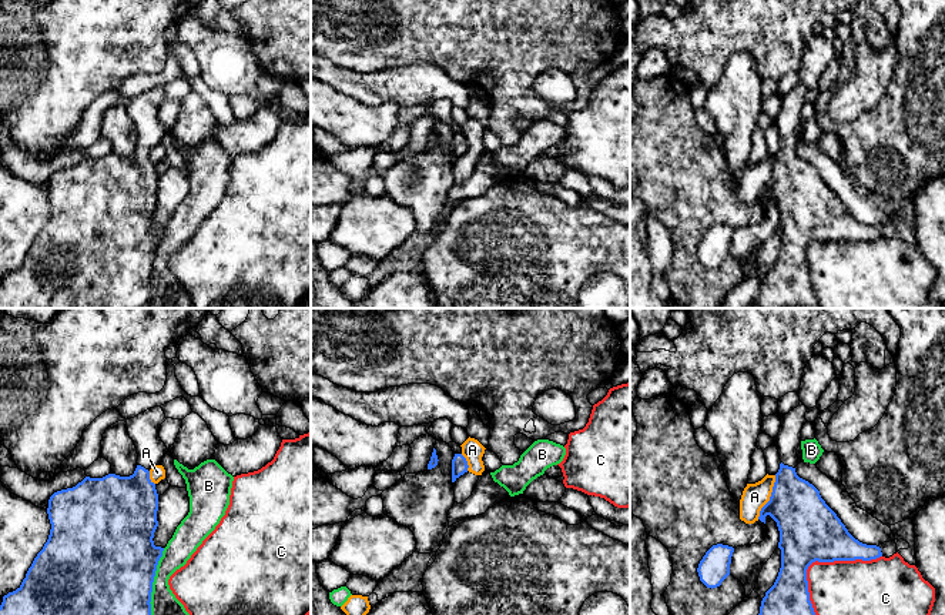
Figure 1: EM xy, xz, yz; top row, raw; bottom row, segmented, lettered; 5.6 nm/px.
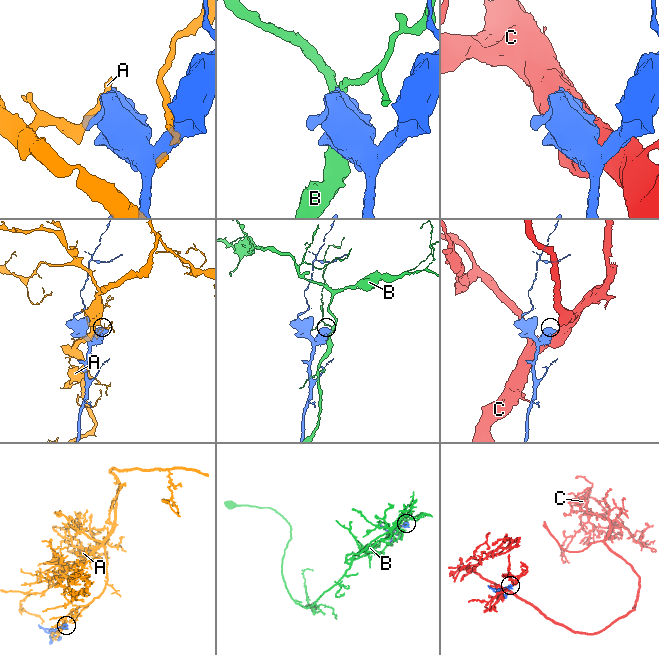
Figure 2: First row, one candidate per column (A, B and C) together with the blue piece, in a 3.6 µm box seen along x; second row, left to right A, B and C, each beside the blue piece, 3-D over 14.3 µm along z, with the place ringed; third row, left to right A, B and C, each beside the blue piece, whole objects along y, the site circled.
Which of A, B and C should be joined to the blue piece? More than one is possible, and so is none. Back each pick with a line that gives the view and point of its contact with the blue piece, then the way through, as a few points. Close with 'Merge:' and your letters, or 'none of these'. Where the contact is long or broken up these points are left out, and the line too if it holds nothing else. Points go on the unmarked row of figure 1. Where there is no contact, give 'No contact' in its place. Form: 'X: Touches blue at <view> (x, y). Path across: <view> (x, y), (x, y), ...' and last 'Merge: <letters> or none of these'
Merge: none of these

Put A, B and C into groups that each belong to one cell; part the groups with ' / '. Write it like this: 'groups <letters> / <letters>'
groups A / B / C

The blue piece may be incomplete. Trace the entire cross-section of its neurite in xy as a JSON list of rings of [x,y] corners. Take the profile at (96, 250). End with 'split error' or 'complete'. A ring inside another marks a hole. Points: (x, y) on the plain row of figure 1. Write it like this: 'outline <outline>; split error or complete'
outline [[[161,87],[127,100],[138,140],[130,157],[86,157],[48,180],[50,215],[21,265],[3,277],[0,308],[143,308],[151,298],[153,263],[164,228],[154,225],[158,174],[150,150],[168,131],[160,118]]]; split error

